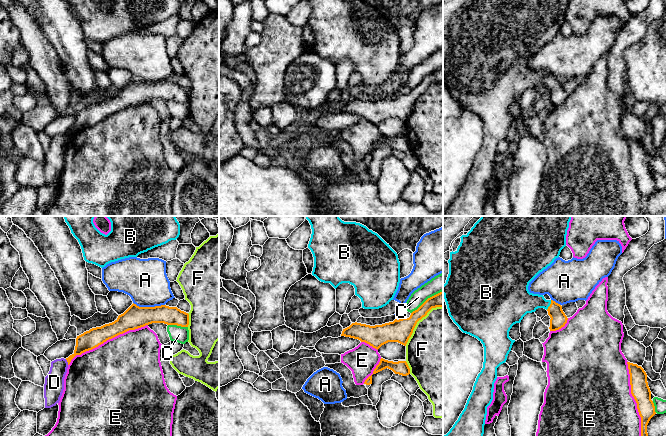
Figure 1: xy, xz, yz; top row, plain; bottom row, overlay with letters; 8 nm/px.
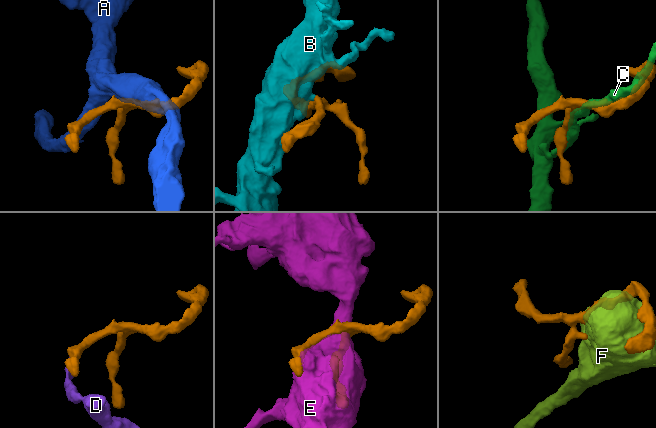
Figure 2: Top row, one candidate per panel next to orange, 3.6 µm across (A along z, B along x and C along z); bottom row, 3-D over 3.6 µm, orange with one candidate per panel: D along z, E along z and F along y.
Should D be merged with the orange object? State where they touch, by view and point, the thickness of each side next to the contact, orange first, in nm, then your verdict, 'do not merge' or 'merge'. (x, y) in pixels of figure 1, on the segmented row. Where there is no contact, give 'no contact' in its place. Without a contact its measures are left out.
contact xy (67, 361); calibres 150 and 160 nm; do not merge

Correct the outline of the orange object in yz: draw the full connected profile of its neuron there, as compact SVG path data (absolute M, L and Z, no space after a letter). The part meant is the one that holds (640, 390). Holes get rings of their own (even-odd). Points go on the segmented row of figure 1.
M627 362L631 394L637 403L637 409L641 417L641 436L648 436L647 425L656 414L655 406L651 400L651 391L647 382L647 374L641 366Z

